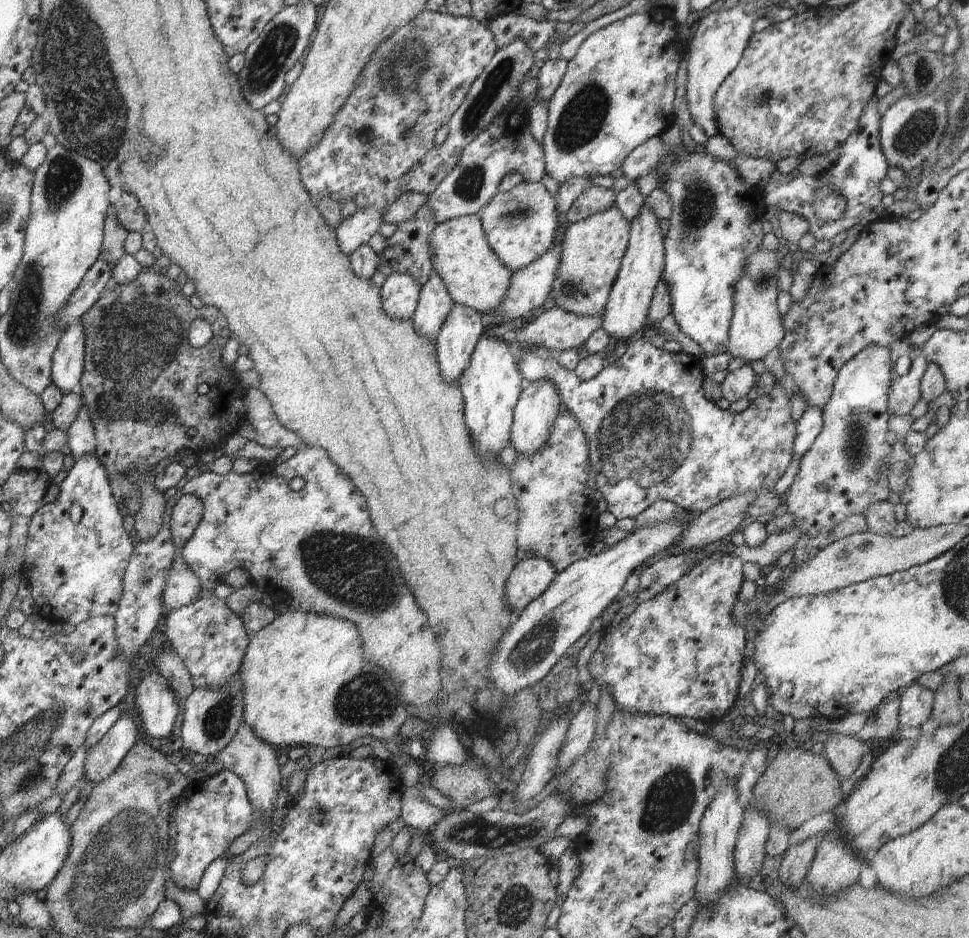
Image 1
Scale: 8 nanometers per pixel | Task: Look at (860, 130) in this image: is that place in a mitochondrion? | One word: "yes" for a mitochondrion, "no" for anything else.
no

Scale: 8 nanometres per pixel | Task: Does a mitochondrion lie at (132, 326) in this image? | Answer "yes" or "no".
yes

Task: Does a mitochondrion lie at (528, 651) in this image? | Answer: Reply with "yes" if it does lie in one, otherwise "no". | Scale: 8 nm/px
yes

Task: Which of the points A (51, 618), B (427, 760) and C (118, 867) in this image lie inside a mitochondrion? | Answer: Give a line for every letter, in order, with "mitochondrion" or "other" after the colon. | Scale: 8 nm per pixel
A: other
B: other
C: mitochondrion

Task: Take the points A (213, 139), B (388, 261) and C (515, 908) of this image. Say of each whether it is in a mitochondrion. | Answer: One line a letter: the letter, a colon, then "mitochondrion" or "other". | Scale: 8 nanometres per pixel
A: other
B: other
C: mitochondrion

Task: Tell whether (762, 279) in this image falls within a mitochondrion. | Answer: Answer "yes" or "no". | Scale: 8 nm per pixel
yes

